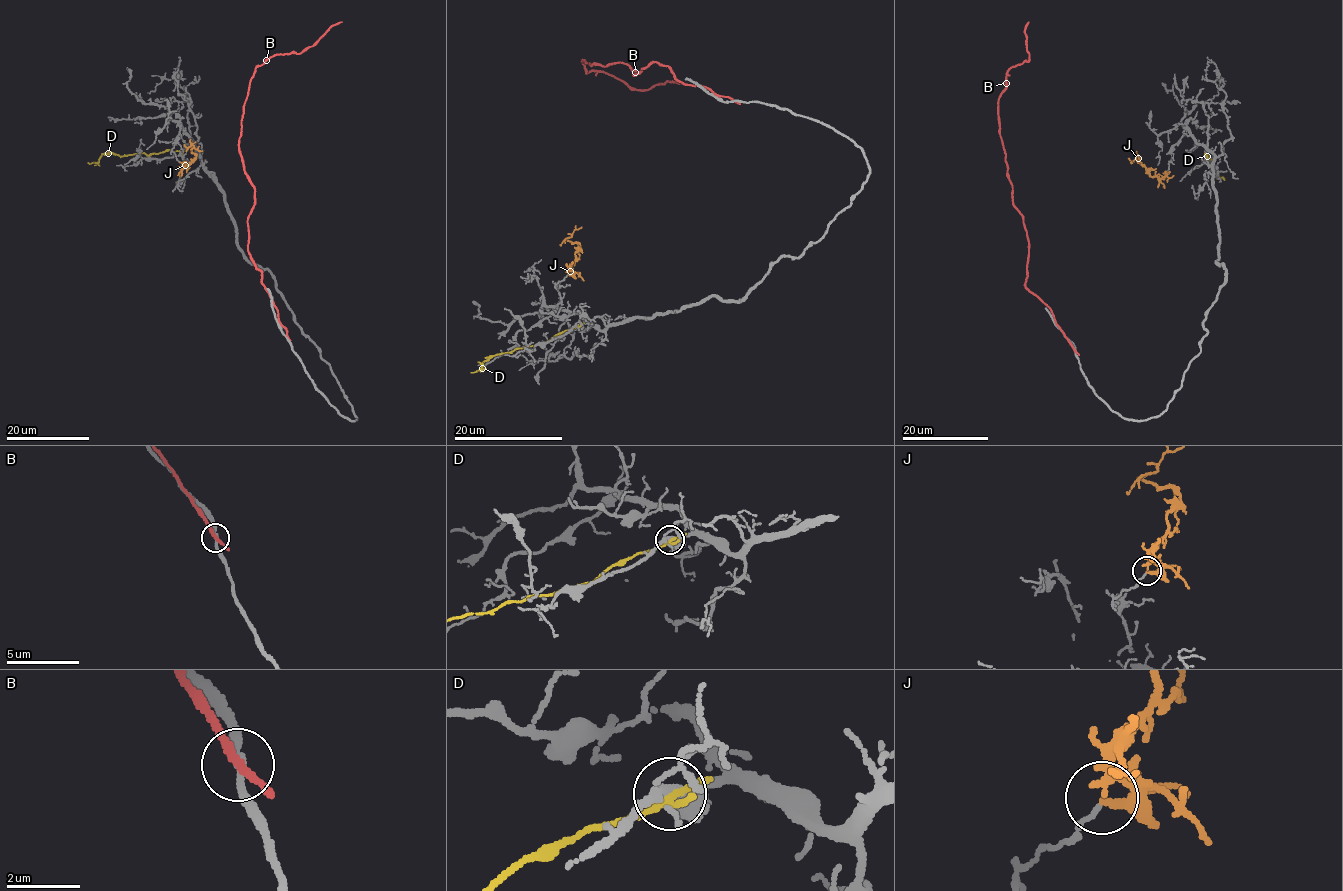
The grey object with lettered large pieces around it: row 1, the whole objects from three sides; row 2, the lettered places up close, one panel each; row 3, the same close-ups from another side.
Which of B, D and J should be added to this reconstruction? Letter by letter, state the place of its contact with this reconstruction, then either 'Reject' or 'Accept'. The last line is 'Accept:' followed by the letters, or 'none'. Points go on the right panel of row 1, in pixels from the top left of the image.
B: Touches grey at (1075, 351). Reject
D: Touches grey at (1205, 155). Reject
J: Touches grey at (1165, 173). Reject
Accept: none

